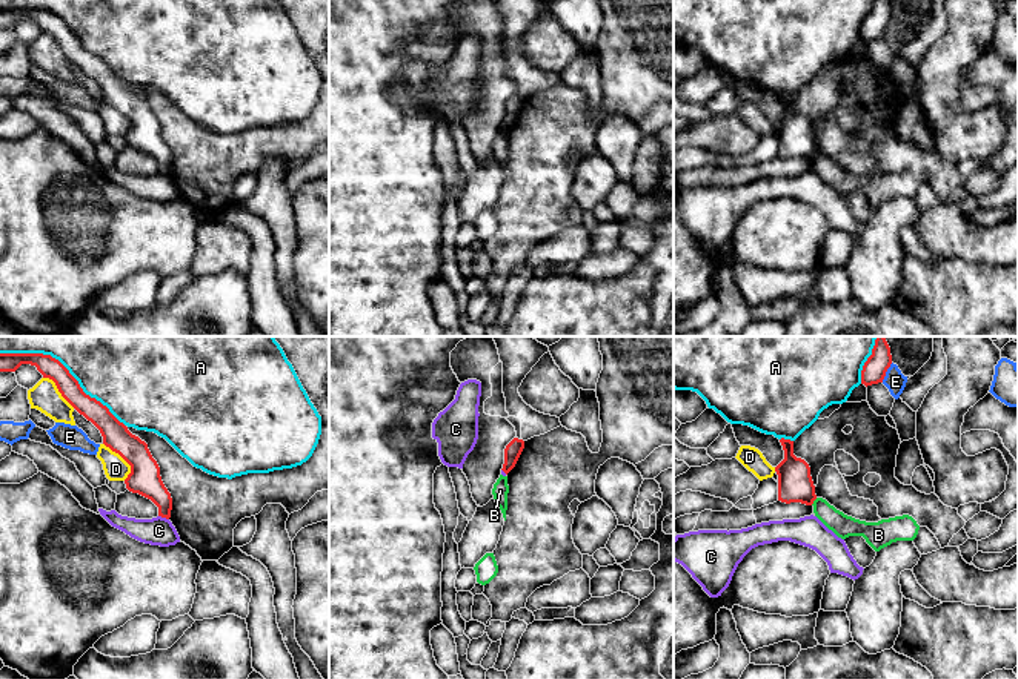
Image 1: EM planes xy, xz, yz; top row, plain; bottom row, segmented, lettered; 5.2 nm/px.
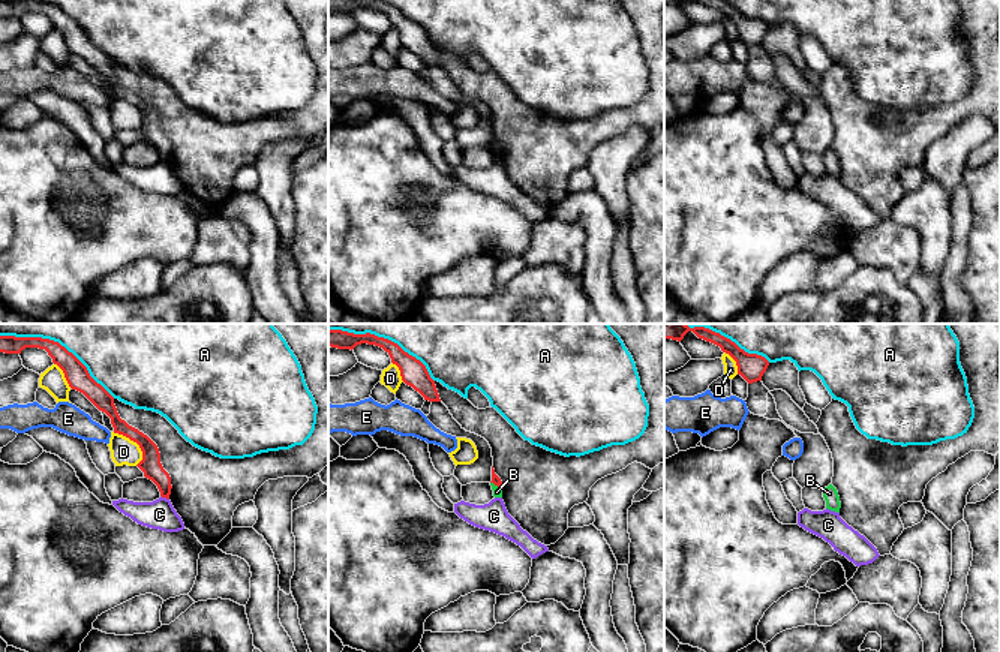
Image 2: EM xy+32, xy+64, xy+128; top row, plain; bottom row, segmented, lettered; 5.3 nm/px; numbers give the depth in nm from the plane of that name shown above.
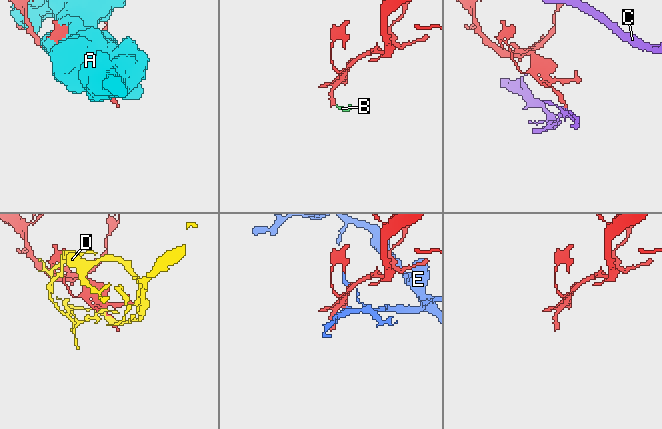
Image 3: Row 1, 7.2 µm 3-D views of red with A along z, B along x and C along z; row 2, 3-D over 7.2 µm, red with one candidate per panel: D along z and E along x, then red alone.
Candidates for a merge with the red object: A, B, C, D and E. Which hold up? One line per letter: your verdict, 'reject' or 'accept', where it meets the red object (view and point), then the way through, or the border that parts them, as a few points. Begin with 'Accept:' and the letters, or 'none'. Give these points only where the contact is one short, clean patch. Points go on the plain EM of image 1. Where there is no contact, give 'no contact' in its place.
Accept: none
A: reject; meets red in xy at (65, 23)
B: reject; meets red in yz at (814, 155); border along yz (817, 154), (811, 160)
C: reject; meets red in xy at (163, 172); border along xy (159, 171), (168, 175)
D: reject; meets red in xy at (123, 114)
E: reject; meets red in yz at (886, 26); border along yz (892, 19), (881, 37)

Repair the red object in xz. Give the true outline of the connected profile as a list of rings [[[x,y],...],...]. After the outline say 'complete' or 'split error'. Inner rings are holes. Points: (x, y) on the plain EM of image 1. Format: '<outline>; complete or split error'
[[[514,94],[504,104],[504,120],[503,128],[507,131],[517,120],[521,108],[524,104],[524,97]]]; complete

